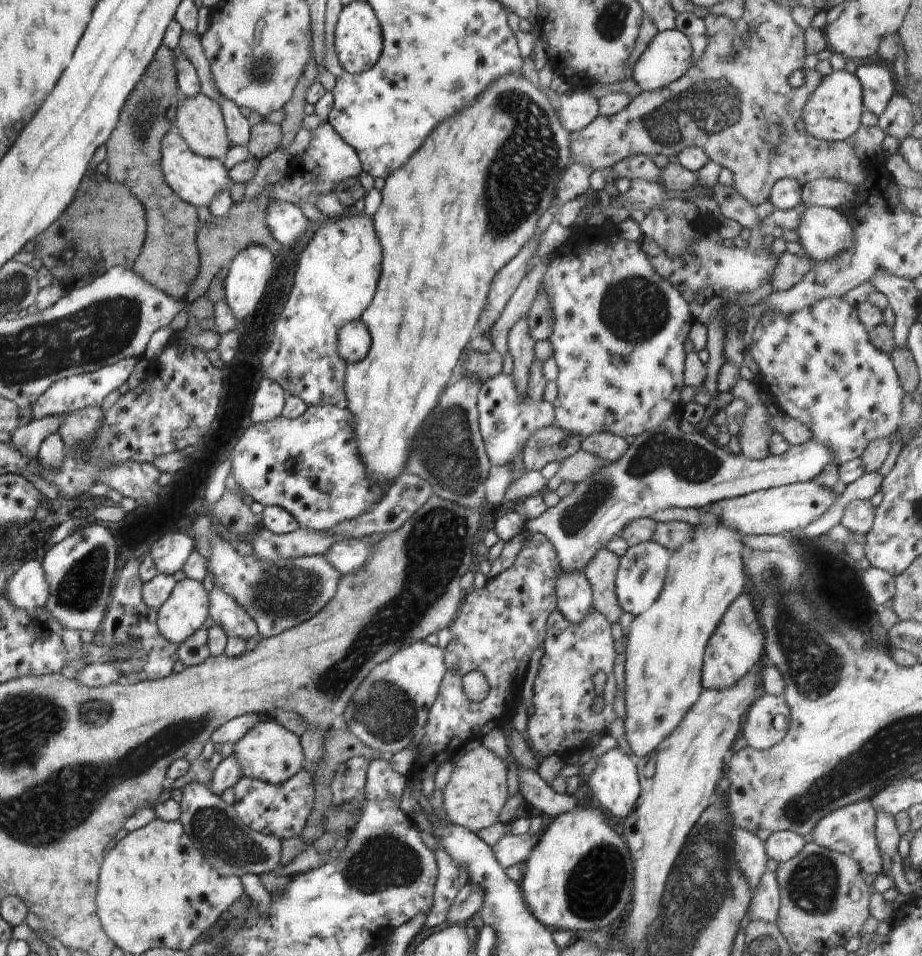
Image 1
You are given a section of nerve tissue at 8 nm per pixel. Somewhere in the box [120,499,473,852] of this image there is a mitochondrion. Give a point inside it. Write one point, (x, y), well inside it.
(287, 592)

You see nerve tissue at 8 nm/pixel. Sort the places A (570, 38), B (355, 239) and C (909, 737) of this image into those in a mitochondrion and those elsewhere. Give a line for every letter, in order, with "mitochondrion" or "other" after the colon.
A: other
B: other
C: mitochondrion

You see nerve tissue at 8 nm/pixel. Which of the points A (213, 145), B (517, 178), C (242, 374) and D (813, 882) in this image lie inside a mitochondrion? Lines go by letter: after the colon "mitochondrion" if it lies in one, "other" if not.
A: other
B: mitochondrion
C: mitochondrion
D: mitochondrion

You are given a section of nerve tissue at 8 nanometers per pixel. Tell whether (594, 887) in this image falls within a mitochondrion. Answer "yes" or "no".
yes

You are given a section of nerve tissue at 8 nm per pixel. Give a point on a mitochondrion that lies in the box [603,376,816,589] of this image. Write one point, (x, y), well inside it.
(693, 464)

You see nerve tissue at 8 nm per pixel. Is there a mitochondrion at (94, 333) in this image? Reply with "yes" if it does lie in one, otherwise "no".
yes

